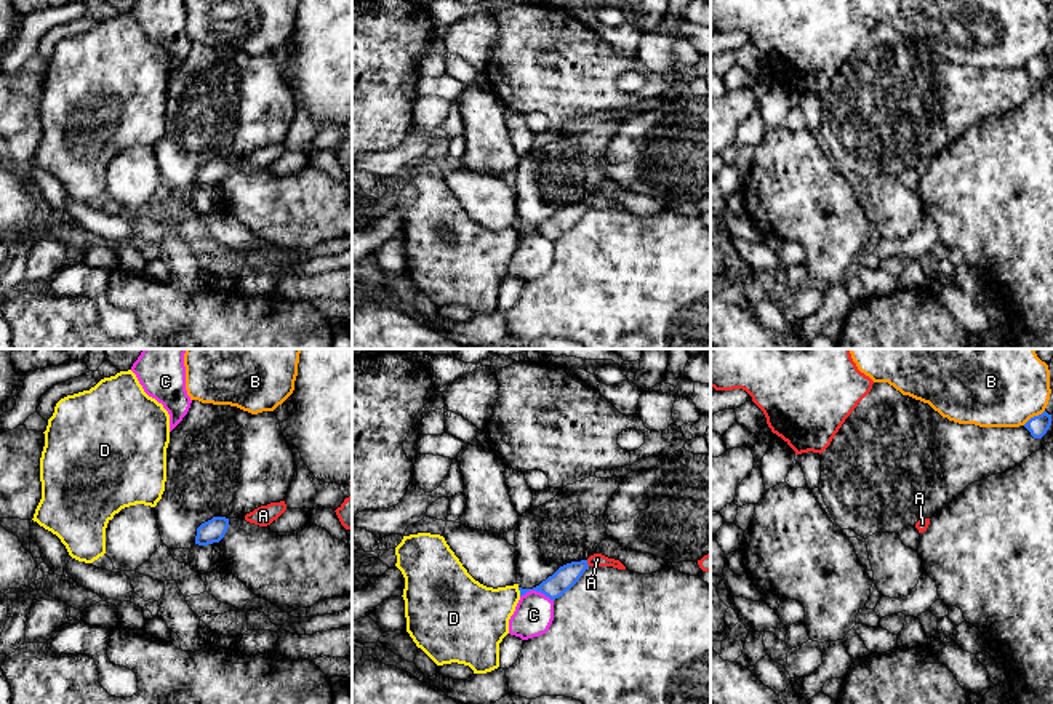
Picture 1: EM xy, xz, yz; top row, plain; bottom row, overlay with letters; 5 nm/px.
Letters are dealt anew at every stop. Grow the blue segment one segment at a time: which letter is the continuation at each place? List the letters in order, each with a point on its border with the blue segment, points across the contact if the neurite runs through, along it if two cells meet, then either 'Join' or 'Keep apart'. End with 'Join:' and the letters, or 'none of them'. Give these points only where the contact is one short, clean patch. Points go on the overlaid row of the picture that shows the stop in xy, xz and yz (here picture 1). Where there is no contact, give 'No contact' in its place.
A: Touches blue at xz (586, 564). Path across: xz (568, 575), (586, 564), (597, 559). Join
B: Touches blue at yz (1034, 416). Boundary: yz (1044, 410), (1023, 424). Keep apart
C: Touches blue at xz (536, 591). Keep apart
D: Touches blue at xz (520, 592). Keep apart
Join: A

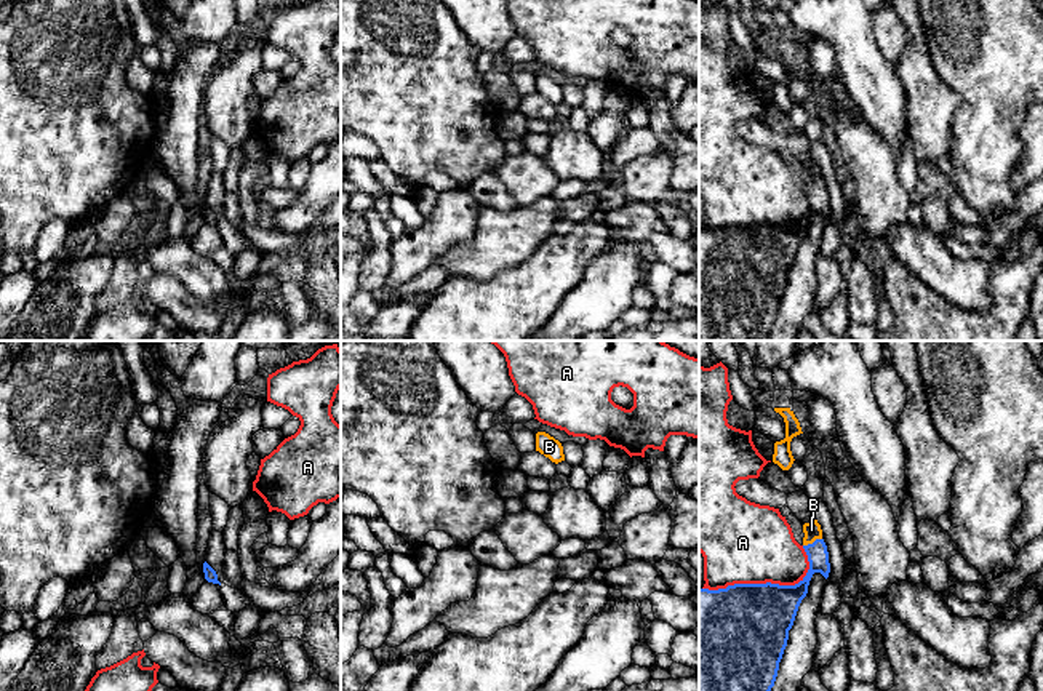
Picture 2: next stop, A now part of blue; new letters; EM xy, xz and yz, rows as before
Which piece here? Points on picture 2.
A: Touches blue at yz (763, 584). Keep apart
B: Touches blue at yz (813, 543). Path across: yz (818, 555), (813, 543), (811, 530). Join
Join: B

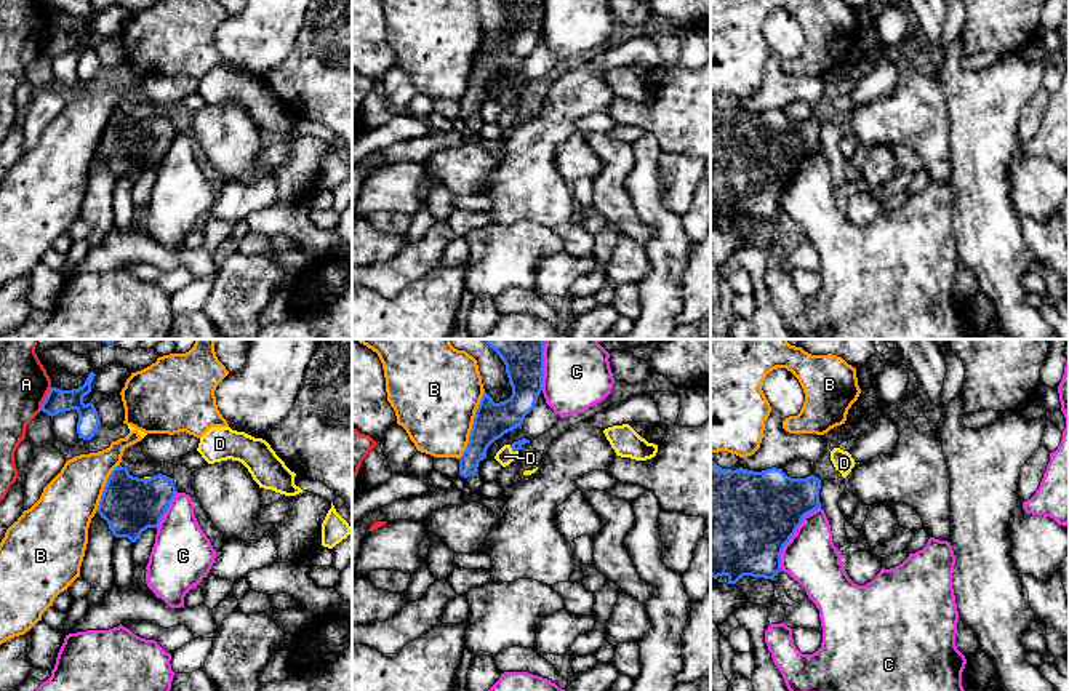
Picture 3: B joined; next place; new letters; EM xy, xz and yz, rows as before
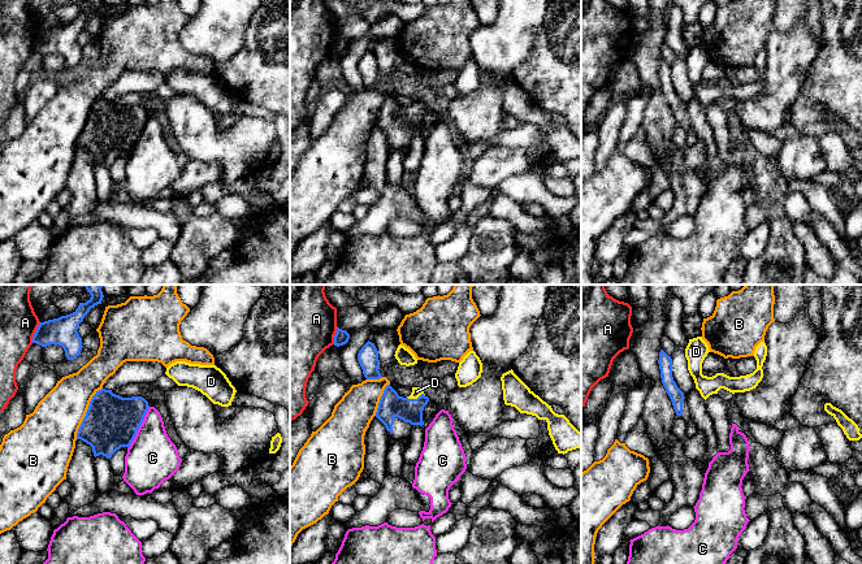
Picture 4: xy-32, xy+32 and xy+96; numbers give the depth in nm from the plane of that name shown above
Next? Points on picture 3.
A: Touches blue at xy (45, 399). Keep apart
B: Touches blue at xz (472, 424). Keep apart
C: Touches blue at yz (792, 535). Keep apart
D: Touches blue at xz (512, 450). Path across: xz (516, 445), (512, 450), (504, 456). Join
Join: D

